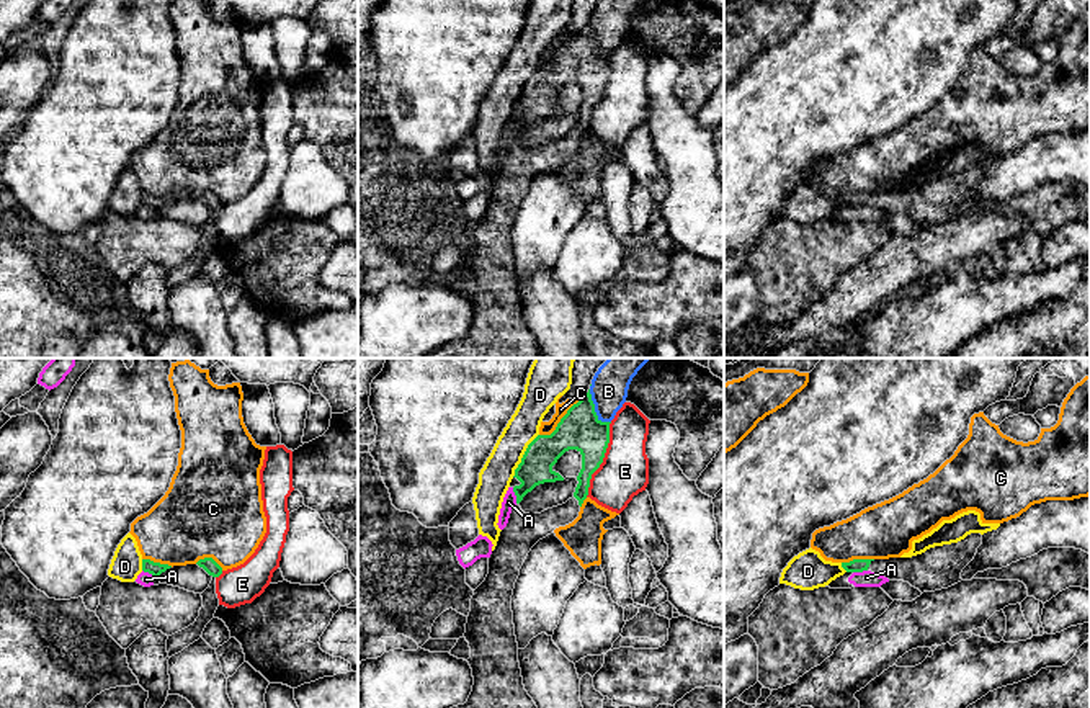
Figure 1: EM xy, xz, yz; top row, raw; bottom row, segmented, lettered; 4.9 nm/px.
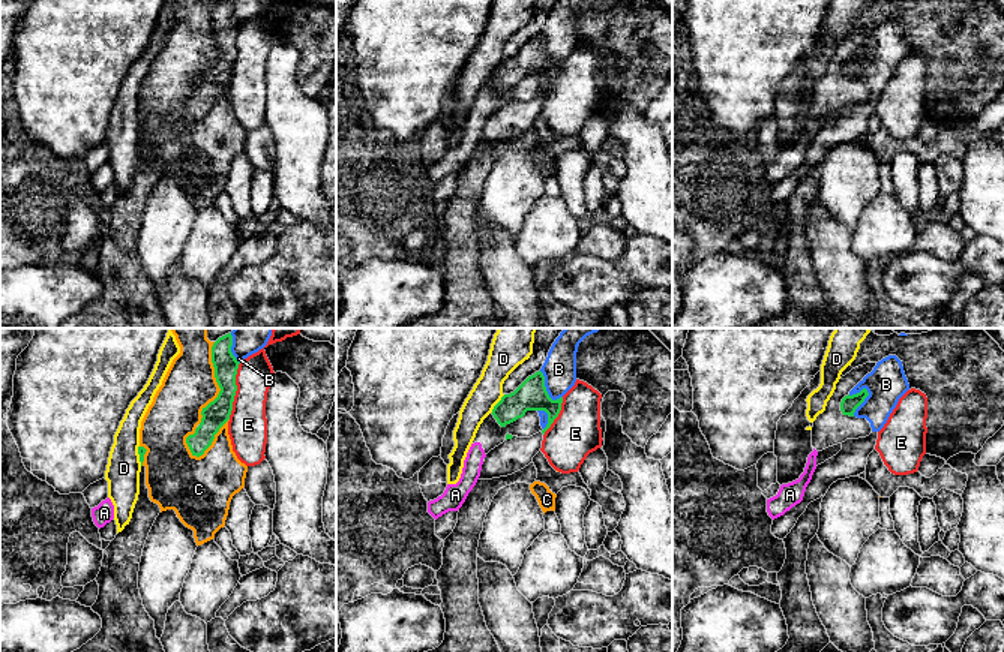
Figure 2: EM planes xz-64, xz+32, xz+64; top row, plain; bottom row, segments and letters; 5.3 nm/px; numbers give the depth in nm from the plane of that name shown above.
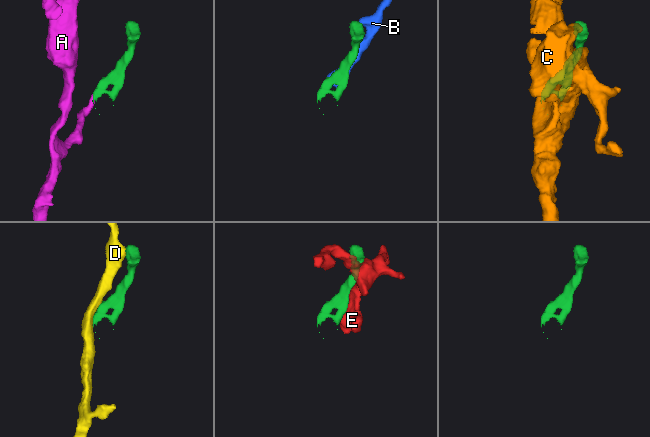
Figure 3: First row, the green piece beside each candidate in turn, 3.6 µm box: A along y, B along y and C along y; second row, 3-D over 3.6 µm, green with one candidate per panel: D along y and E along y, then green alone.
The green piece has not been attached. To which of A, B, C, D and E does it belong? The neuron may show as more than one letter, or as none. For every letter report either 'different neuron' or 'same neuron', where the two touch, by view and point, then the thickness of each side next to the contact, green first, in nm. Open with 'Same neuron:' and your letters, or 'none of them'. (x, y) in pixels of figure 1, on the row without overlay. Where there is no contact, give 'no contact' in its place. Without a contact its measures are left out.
Same neuron: none of them
A: different neuron; meets green in xz at (515, 128); 160 nm thick on the green side, 70 nm on the other
B: different neuron; meets green in xz at (594, 43); 200 nm thick on the green side, 180 nm on the other
C: different neuron; meets green in xz at (559, 56); 200 nm thick on the green side, 60 nm on the other
D: different neuron; meets green in xz at (523, 89); 160 nm thick on the green side, 160 nm on the other
E: different neuron; meets green in xz at (602, 94); 200 nm thick on the green side, 240 nm on the other

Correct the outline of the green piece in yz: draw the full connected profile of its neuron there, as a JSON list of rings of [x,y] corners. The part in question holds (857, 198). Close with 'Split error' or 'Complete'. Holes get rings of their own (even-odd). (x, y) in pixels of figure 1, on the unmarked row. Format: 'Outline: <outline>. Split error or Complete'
Outline: [[[971,167],[951,178],[935,180],[912,191],[853,193],[842,196],[847,206],[871,204],[889,214],[904,214],[923,226],[948,222],[961,216],[963,203],[982,178],[981,167]]]. Split error

